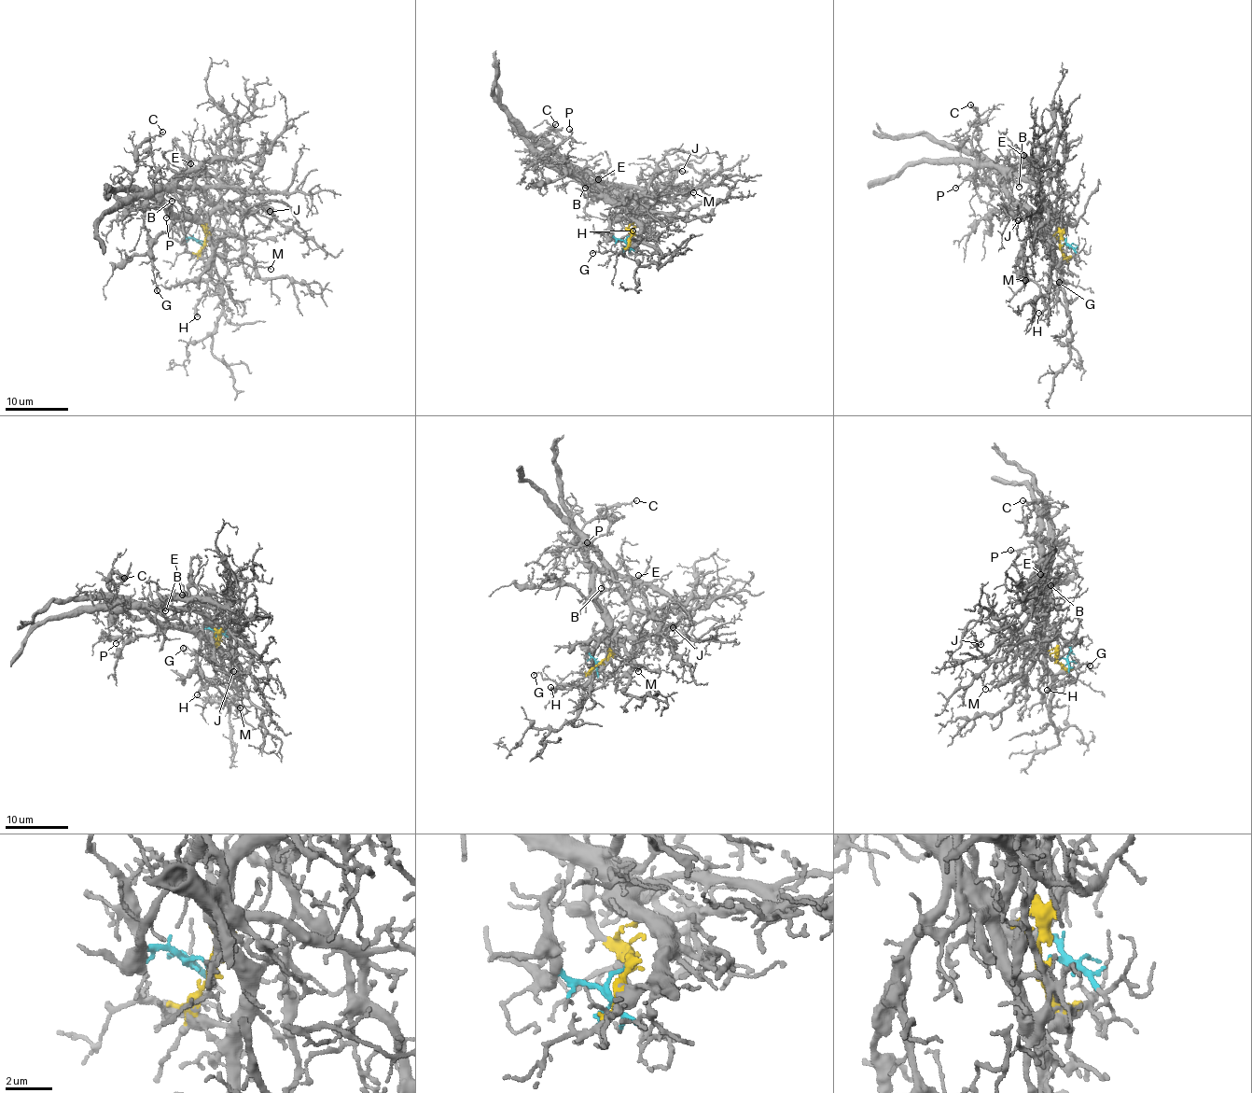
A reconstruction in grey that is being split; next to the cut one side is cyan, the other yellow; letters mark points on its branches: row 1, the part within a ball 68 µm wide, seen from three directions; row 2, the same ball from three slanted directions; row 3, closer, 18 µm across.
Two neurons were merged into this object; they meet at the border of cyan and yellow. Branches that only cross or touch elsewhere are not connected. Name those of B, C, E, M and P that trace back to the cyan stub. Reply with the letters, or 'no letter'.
C, M

